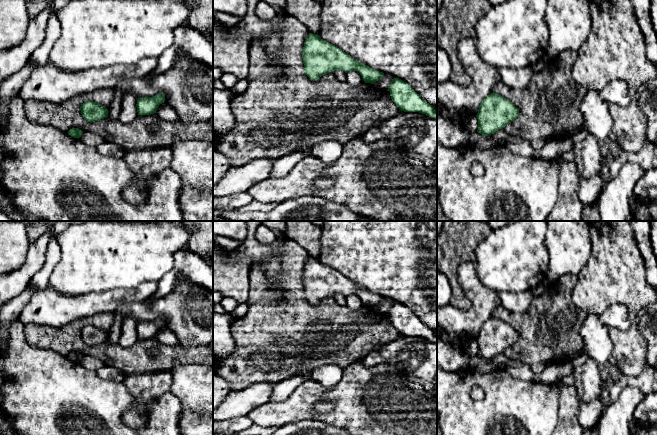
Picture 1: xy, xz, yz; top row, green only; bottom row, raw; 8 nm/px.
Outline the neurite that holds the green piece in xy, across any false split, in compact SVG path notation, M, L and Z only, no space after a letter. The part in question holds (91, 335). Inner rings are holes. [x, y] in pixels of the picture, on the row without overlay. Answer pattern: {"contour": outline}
{"contour": "M85 325L80 330L80 335L84 344L90 347L108 341L109 337L107 332L94 325Z"}

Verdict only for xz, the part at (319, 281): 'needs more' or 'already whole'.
already whole

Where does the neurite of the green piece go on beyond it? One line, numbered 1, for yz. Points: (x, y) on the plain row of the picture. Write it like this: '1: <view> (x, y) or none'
1: none

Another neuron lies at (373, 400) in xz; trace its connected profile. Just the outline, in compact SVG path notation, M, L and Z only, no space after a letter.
M358 360L342 369L339 383L330 391L322 392L315 382L308 381L284 400L270 400L250 411L247 416L254 424L262 427L281 427L303 420L314 420L346 430L353 435L437 435L437 396L413 378L401 379L389 365L366 367L362 360ZM320 400L333 402L334 409L331 412L318 412L315 405Z

